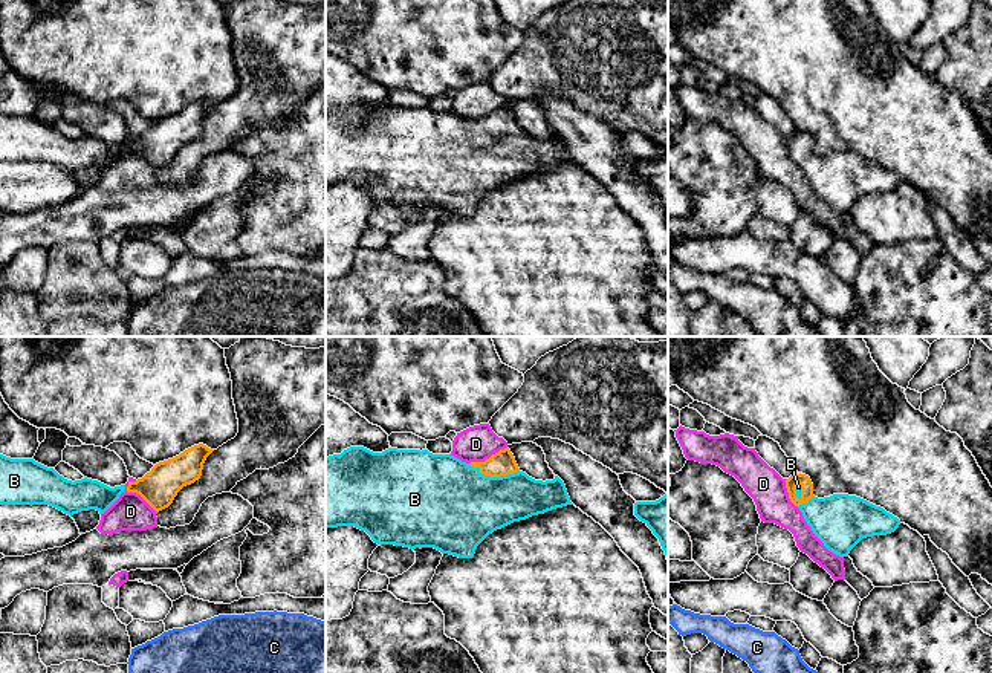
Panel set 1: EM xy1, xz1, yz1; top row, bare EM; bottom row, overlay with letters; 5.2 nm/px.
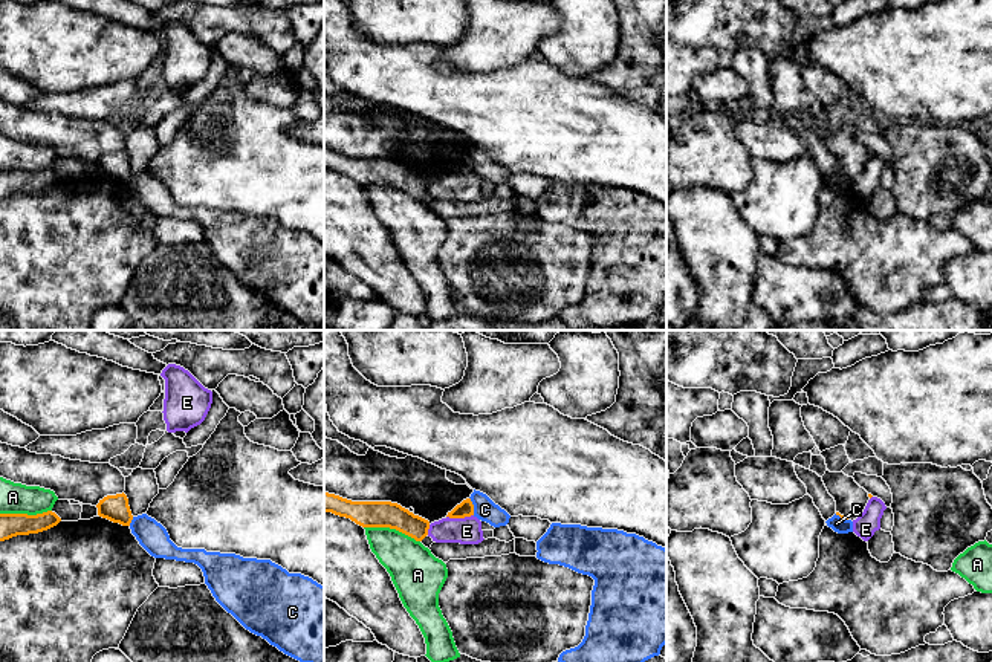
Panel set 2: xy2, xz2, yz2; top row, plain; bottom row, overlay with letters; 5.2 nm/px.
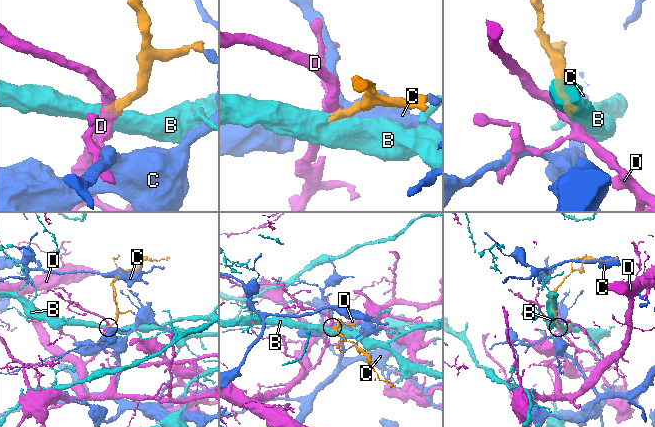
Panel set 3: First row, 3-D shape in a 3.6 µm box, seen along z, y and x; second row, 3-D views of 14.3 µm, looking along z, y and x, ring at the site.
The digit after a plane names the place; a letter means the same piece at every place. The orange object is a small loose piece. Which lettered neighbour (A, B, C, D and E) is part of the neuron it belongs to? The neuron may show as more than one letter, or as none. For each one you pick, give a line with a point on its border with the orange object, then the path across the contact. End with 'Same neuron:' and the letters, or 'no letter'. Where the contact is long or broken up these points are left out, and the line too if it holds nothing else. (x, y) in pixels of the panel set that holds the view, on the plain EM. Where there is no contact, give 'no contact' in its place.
B: contact xz1 (492, 133); way xz1 (503, 120), (492, 133), (456, 164)
Same neuron: B

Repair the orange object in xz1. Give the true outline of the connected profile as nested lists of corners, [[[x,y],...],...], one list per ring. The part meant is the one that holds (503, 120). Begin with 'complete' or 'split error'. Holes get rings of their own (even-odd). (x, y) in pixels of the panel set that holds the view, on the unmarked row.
split error; [[[350,104],[341,112],[326,115],[326,185],[355,184],[365,188],[378,202],[410,206],[434,205],[442,211],[472,216],[477,203],[494,188],[532,173],[573,162],[564,139],[535,138],[523,130],[509,106],[500,107],[485,119],[462,119],[451,112],[433,112],[428,107],[388,106],[373,110],[364,104]]]

